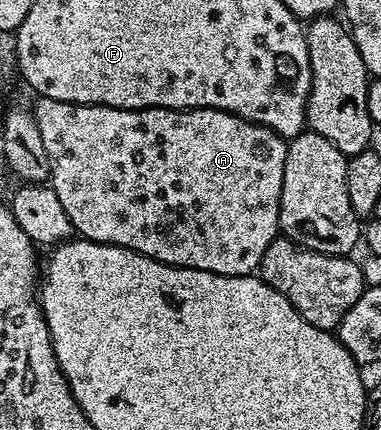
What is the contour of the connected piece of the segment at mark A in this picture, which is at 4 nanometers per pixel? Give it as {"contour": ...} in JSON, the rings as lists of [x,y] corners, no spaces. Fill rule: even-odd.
{"contour":[[[38,98],[36,102],[37,104],[32,104],[31,110],[39,125],[39,137],[43,137],[43,145],[47,148],[51,186],[55,189],[55,197],[59,197],[59,205],[63,205],[74,232],[80,238],[131,249],[172,267],[190,267],[216,275],[251,275],[260,268],[263,253],[267,253],[267,245],[271,245],[271,241],[279,235],[283,165],[287,161],[289,145],[277,132],[230,111],[210,107],[187,107],[183,111],[170,107],[141,107],[137,111],[128,111],[122,107],[90,107],[54,99]]]}

